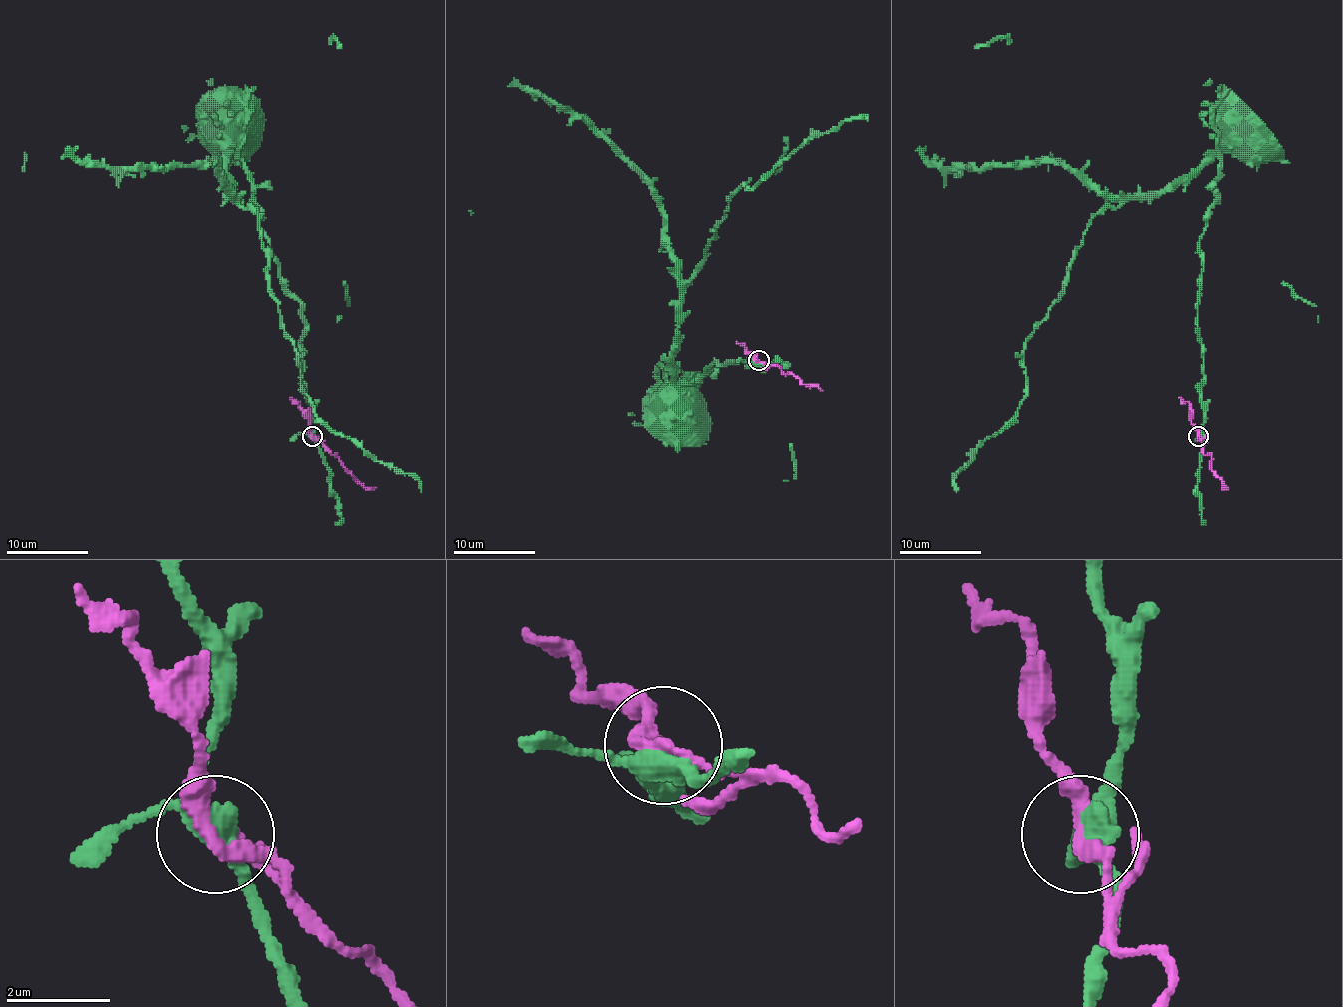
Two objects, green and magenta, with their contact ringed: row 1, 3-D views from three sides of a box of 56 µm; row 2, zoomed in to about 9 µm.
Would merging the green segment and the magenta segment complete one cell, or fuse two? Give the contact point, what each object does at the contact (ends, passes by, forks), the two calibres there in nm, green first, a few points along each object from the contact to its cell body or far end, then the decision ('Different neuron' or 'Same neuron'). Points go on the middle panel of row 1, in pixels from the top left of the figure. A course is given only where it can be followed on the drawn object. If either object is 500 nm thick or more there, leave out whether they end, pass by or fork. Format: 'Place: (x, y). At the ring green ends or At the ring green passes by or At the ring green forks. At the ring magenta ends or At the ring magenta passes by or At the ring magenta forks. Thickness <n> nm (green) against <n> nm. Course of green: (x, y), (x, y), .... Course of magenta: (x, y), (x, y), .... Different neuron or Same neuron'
Place: (758, 360). At the ring green forks. At the ring magenta passes by. Thickness 340 nm (green) against 260 nm. Course of green: (759, 362), (716, 362), (700, 378), (673, 380), (679, 288), (741, 186), (753, 188), (808, 139), (867, 119). Course of magenta: (759, 360), (775, 364), (783, 374), (794, 374), (804, 384), (822, 390). Different neuron

